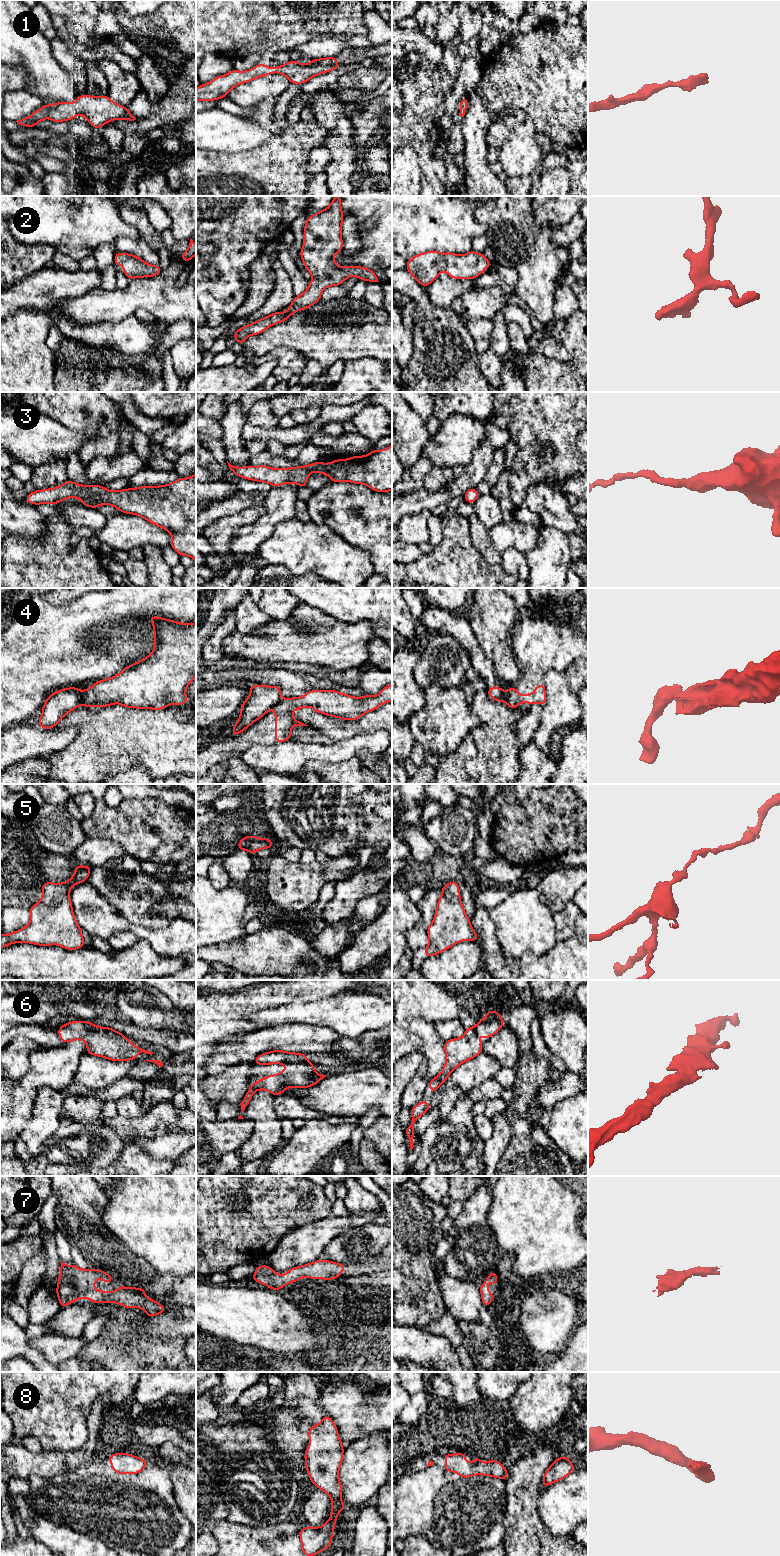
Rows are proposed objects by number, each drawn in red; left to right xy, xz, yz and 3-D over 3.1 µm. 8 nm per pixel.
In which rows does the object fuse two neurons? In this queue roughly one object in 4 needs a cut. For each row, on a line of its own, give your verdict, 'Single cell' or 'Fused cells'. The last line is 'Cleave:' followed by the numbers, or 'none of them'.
1: Single cell
2: Single cell
3: Single cell
4: Fused cells
5: Single cell
6: Single cell
7: Single cell
8: Single cell
Cleave: 4

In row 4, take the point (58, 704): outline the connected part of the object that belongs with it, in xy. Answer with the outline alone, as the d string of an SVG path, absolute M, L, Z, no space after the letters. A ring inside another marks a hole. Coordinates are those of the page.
M77 687L64 688L53 692L42 706L42 715L37 725L41 728L52 729L81 703L82 695Z

